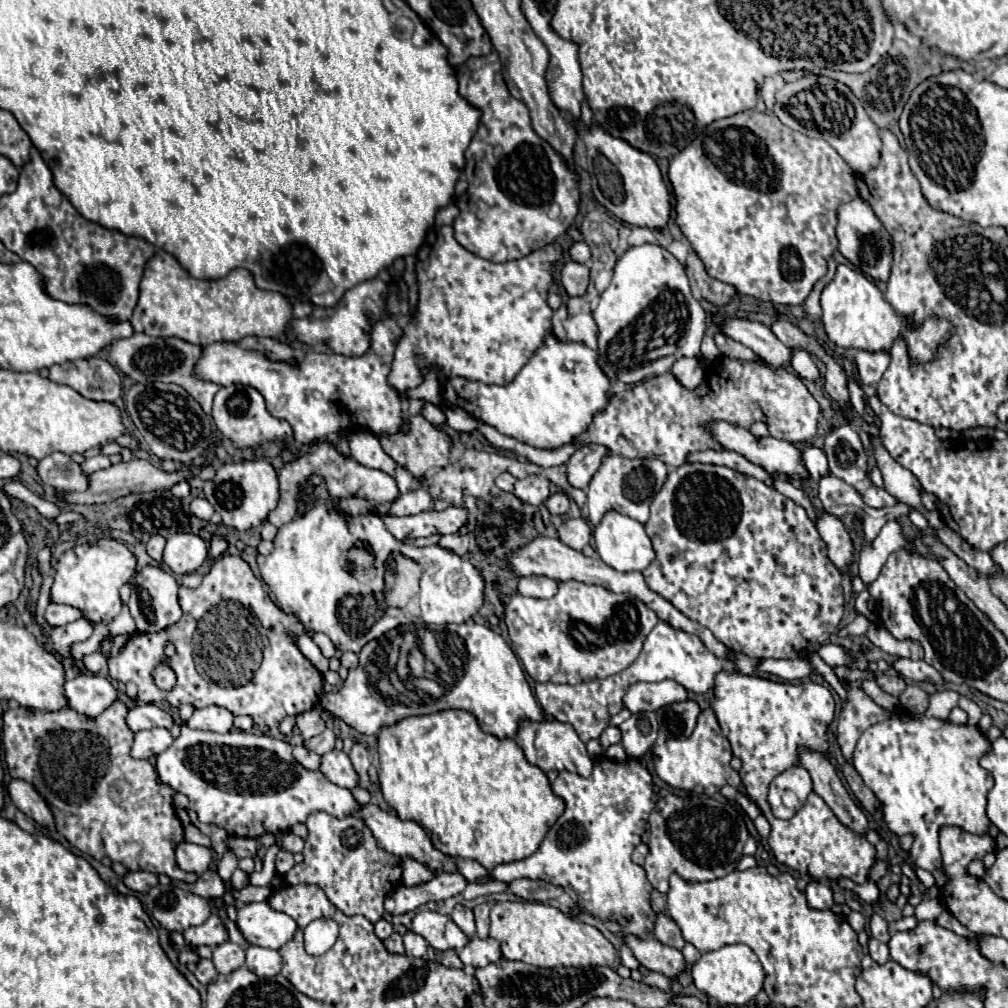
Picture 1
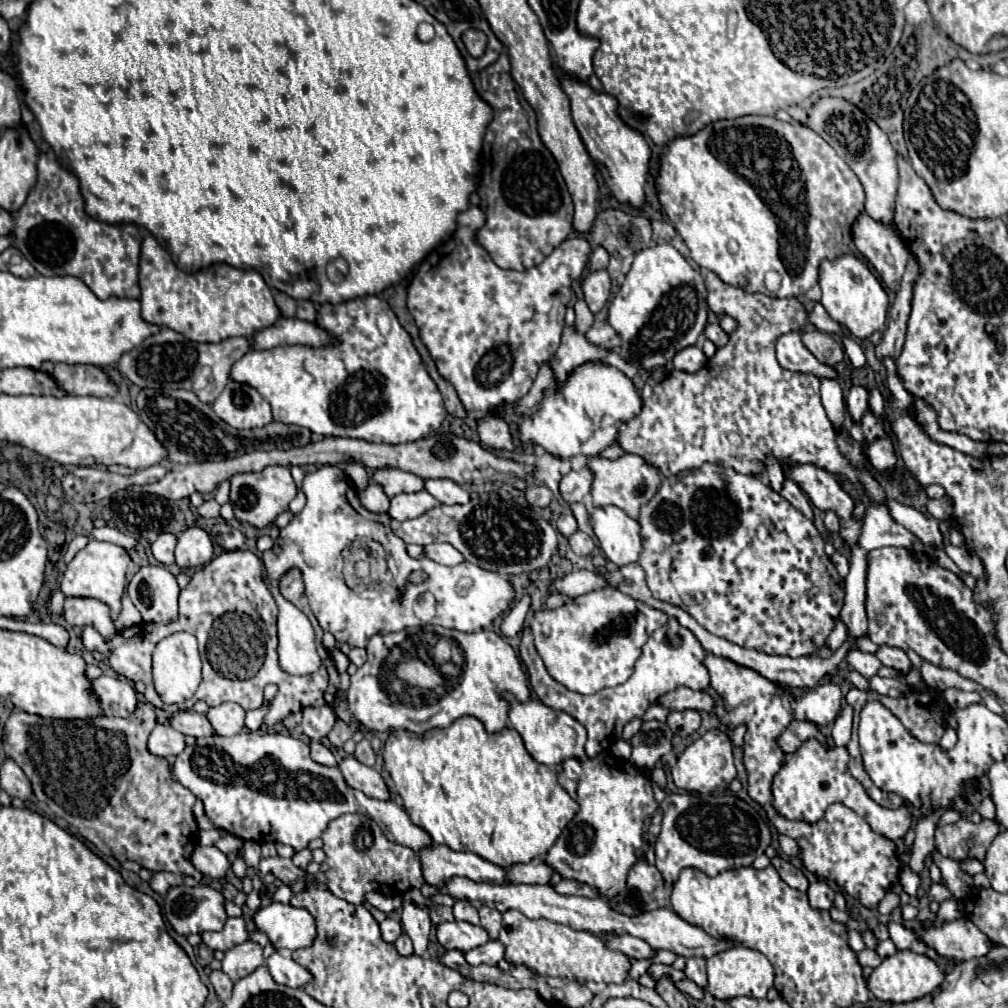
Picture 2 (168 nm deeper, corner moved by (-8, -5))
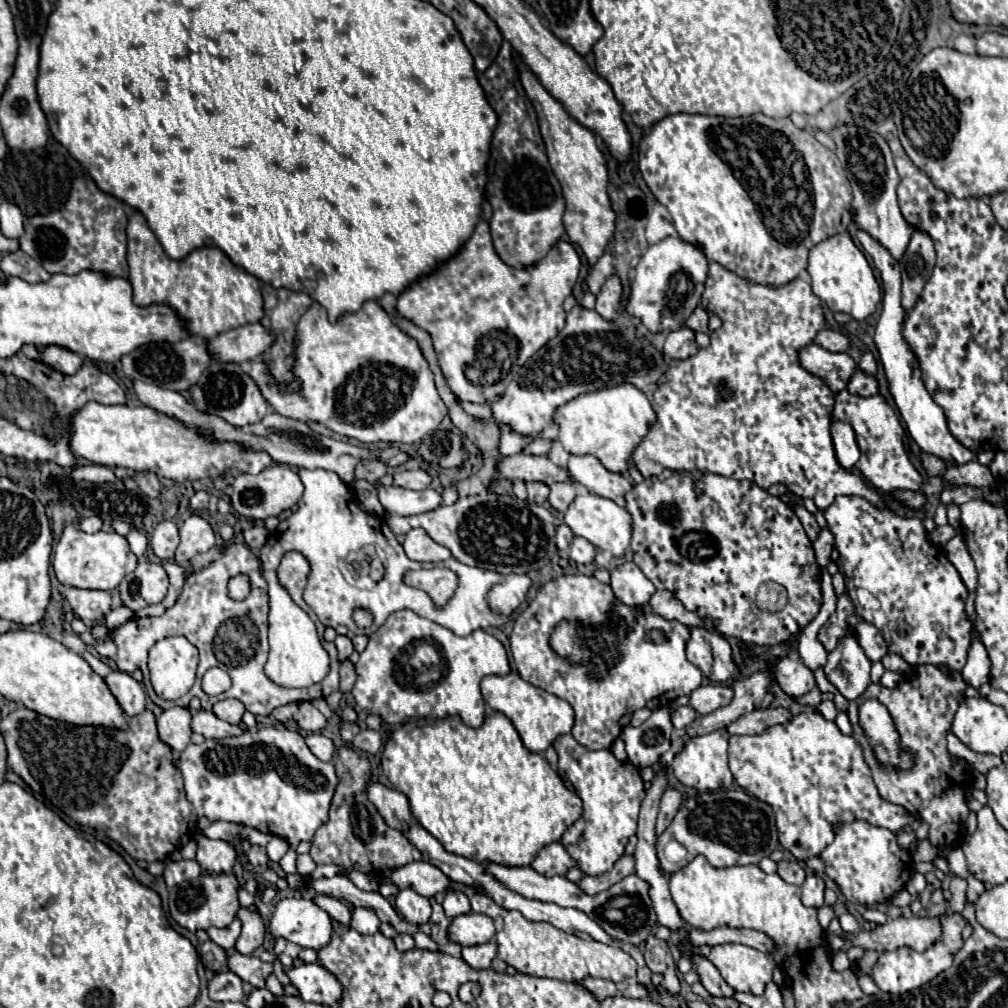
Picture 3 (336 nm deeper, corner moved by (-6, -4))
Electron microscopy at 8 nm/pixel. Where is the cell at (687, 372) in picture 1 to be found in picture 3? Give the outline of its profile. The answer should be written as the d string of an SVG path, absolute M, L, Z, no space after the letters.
M681 328L679 332L669 332L663 350L667 356L677 358L677 360L685 360L685 358L693 356L697 352L695 332L691 332L691 328Z

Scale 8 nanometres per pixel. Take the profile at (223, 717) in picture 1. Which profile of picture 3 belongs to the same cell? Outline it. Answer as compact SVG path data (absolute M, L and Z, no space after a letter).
M225 698L213 704L213 712L217 718L231 722L231 724L241 724L241 716L245 712L245 706L237 698Z

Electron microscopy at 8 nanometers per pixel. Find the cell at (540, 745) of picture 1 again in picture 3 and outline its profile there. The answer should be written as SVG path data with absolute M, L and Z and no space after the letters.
M513 670L507 676L485 676L481 680L481 694L493 710L503 712L513 722L513 726L517 728L523 744L531 752L545 752L545 748L551 746L557 736L571 732L573 708L565 700L561 700L561 698L525 682Z

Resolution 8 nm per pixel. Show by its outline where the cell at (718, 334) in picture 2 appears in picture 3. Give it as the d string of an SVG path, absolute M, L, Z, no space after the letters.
M699 306L699 308L695 308L695 312L687 318L687 326L691 328L691 330L695 330L695 332L709 332L707 330L707 322L709 322L709 316L707 316L707 312Z

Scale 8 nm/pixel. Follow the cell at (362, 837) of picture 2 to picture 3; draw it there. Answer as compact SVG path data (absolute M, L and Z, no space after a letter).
M345 744L335 750L333 764L339 784L331 800L327 824L321 824L311 840L309 856L315 860L315 864L339 864L359 872L367 872L371 868L397 868L421 860L419 850L399 830L389 828L377 808L369 802L367 786L373 776L371 762L361 752L355 752L355 748Z

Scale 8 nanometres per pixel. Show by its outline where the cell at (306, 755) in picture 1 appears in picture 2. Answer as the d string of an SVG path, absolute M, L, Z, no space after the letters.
M311 741L311 757L313 757L313 761L317 761L317 763L321 763L321 765L327 765L327 767L337 765L331 749L325 747L325 745L319 743L319 741Z

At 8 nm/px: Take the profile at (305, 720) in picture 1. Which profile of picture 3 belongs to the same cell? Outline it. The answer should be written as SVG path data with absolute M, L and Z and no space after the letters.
M299 702L299 714L295 720L297 720L299 728L303 728L307 732L319 732L327 724L325 716L311 702Z

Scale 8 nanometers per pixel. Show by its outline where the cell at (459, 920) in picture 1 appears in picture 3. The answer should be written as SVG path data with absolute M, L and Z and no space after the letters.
M455 890L445 892L443 910L445 910L445 916L447 918L455 918L455 916L461 916L461 914L469 914L471 912L471 904L469 904L467 894L455 892Z

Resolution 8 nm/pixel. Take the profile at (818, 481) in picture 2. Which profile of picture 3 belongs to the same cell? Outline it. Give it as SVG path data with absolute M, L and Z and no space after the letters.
M837 496L825 510L825 520L835 538L835 548L839 550L847 578L847 596L855 604L857 614L869 624L875 624L889 650L901 656L907 664L933 664L959 672L967 660L973 628L965 614L967 588L955 566L947 560L943 548L929 544L923 520L897 516L889 508L875 508L873 504L867 504L867 500L859 500L859 496Z

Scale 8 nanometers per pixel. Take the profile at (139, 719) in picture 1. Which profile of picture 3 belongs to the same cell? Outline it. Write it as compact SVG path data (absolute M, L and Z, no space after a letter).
M207 710L193 712L191 728L193 728L193 732L203 734L205 738L229 738L229 736L243 734L243 728L241 726L223 722L213 712L207 712Z

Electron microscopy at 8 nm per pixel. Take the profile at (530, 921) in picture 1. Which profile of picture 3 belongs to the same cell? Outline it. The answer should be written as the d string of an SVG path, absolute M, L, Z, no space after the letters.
M517 910L503 912L503 922L505 922L503 930L499 930L495 934L497 958L505 960L509 966L513 966L521 974L543 976L543 978L559 978L559 980L575 980L575 982L579 982L579 980L583 980L587 976L591 976L591 978L605 978L605 980L611 980L611 982L621 982L621 980L627 980L627 978L635 976L637 962L627 952L623 952L617 944L599 944L597 940L577 938L573 934L557 930L555 926L551 926L547 922L531 922Z

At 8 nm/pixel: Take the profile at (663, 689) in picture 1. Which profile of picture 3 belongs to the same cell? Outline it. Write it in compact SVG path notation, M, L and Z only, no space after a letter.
M707 684L699 686L695 692L691 692L691 706L699 714L711 714L717 708L727 706L733 700L733 688L723 686L723 684Z

